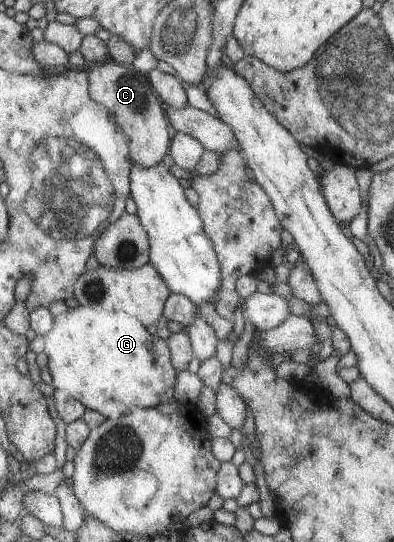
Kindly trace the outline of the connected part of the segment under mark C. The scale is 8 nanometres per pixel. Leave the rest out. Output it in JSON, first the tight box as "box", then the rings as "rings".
{"box":[88,59,171,169],"rings":[[[109,59],[95,65],[88,75],[88,89],[93,101],[103,104],[112,117],[116,118],[117,125],[124,130],[131,150],[132,163],[144,166],[145,169],[160,164],[171,145],[171,137],[167,131],[169,121],[165,117],[163,103],[153,91],[148,73]]]}

